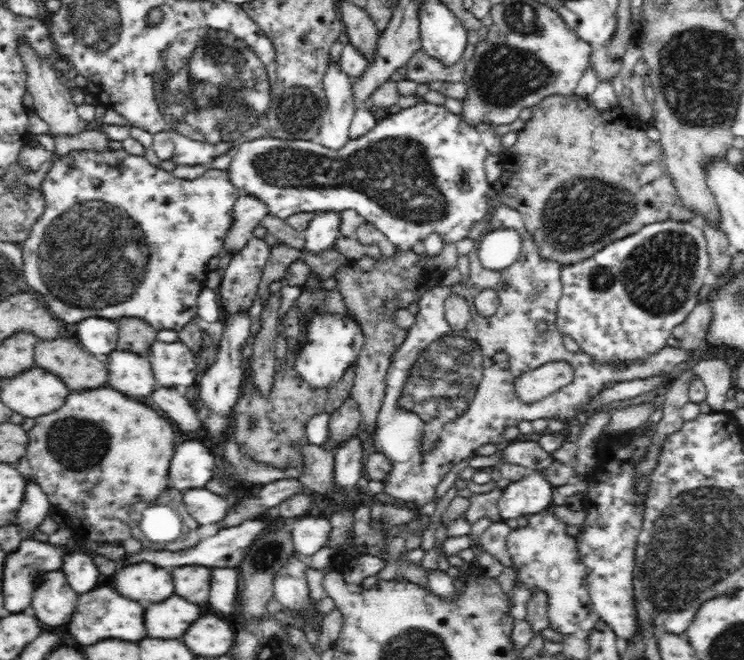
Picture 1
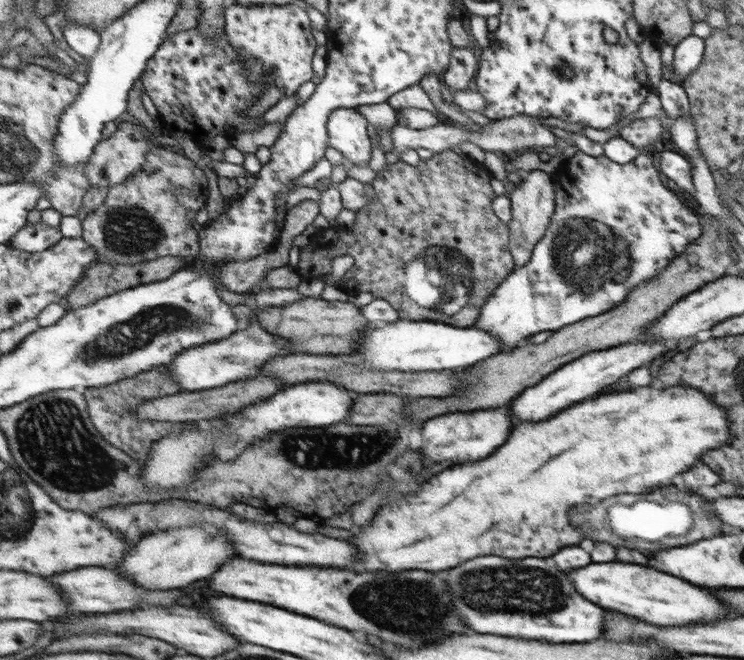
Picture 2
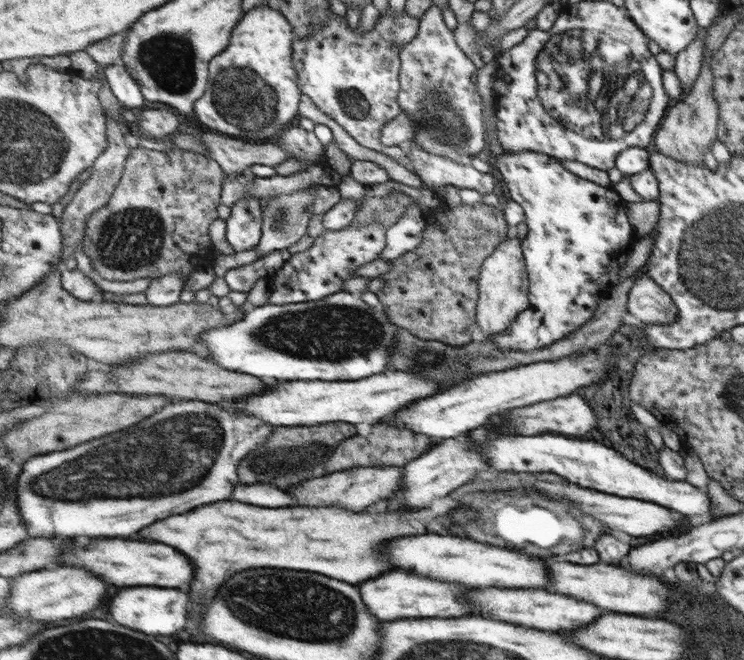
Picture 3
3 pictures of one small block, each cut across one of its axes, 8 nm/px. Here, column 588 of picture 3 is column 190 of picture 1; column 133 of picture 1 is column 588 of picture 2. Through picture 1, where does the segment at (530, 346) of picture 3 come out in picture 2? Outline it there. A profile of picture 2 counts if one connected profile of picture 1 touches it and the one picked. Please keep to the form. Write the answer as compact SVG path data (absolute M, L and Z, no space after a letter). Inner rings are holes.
M580 149L573 157L564 158L560 171L552 177L555 181L555 209L545 236L534 246L532 260L525 266L515 268L497 286L473 325L492 333L498 337L498 343L504 342L506 346L516 346L530 334L558 330L616 308L630 296L632 289L650 279L654 280L657 274L666 270L666 264L684 252L686 246L694 244L702 230L698 214L662 184L652 158L642 153L632 162L622 164L606 155L591 156Z

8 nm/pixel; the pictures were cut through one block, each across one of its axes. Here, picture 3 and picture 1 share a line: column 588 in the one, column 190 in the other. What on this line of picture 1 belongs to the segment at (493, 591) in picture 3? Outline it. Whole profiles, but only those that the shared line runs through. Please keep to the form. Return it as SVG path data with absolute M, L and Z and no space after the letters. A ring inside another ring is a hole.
M180 596L152 604L148 606L148 638L180 638L198 616L200 608Z

